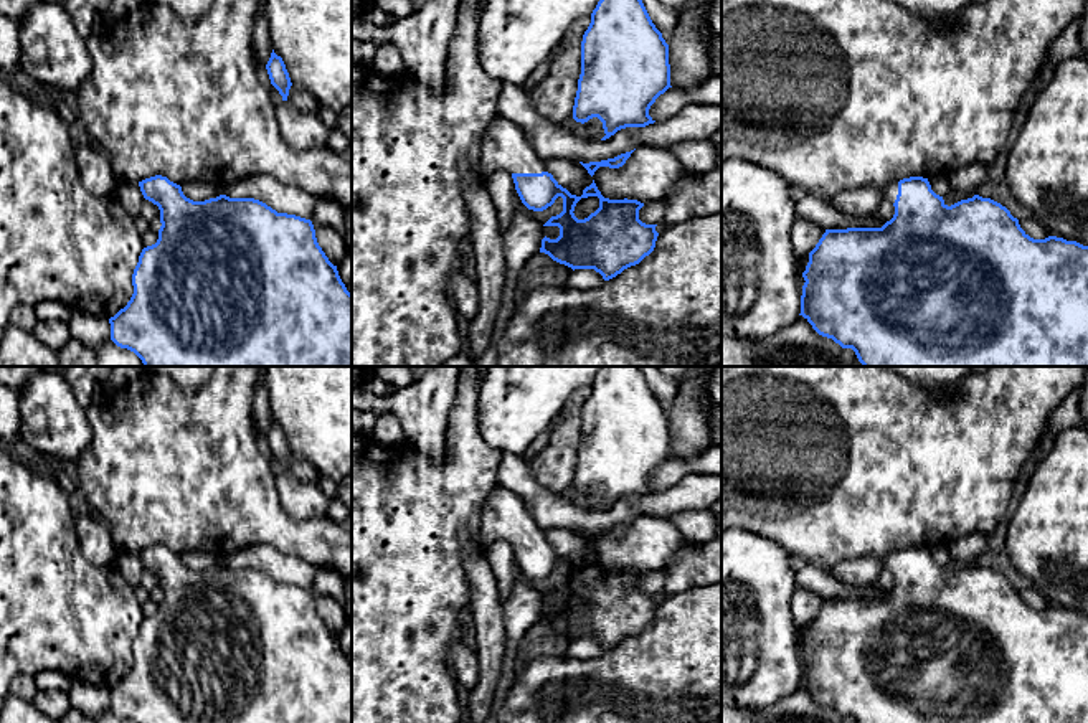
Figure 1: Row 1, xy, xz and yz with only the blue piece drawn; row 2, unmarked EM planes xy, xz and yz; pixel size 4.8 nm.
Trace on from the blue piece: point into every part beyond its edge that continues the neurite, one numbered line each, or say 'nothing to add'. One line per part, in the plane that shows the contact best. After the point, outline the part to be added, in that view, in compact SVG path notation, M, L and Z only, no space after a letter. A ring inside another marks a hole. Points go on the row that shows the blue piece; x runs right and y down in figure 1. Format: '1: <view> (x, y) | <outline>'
1: xz (504, 147) | M495 116L480 147L480 175L504 170L507 173L546 172L543 158L528 144L523 130L512 120Z

